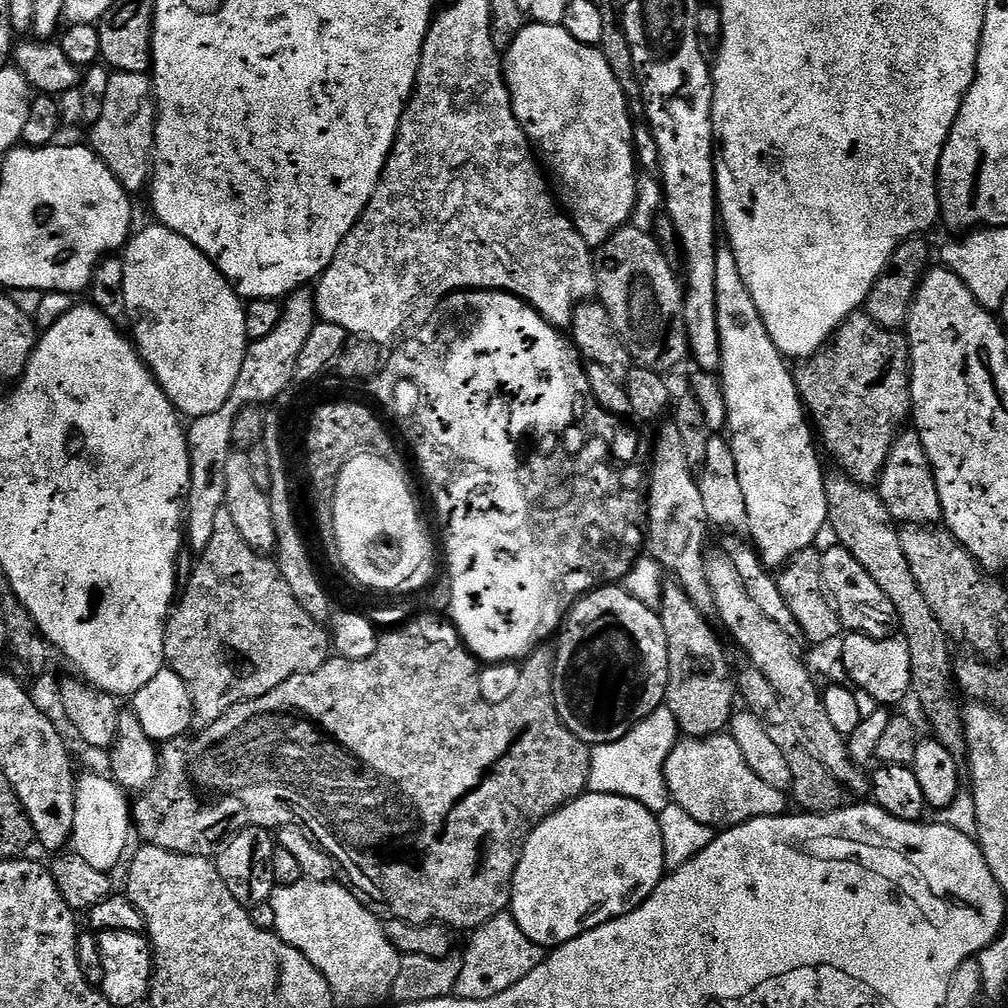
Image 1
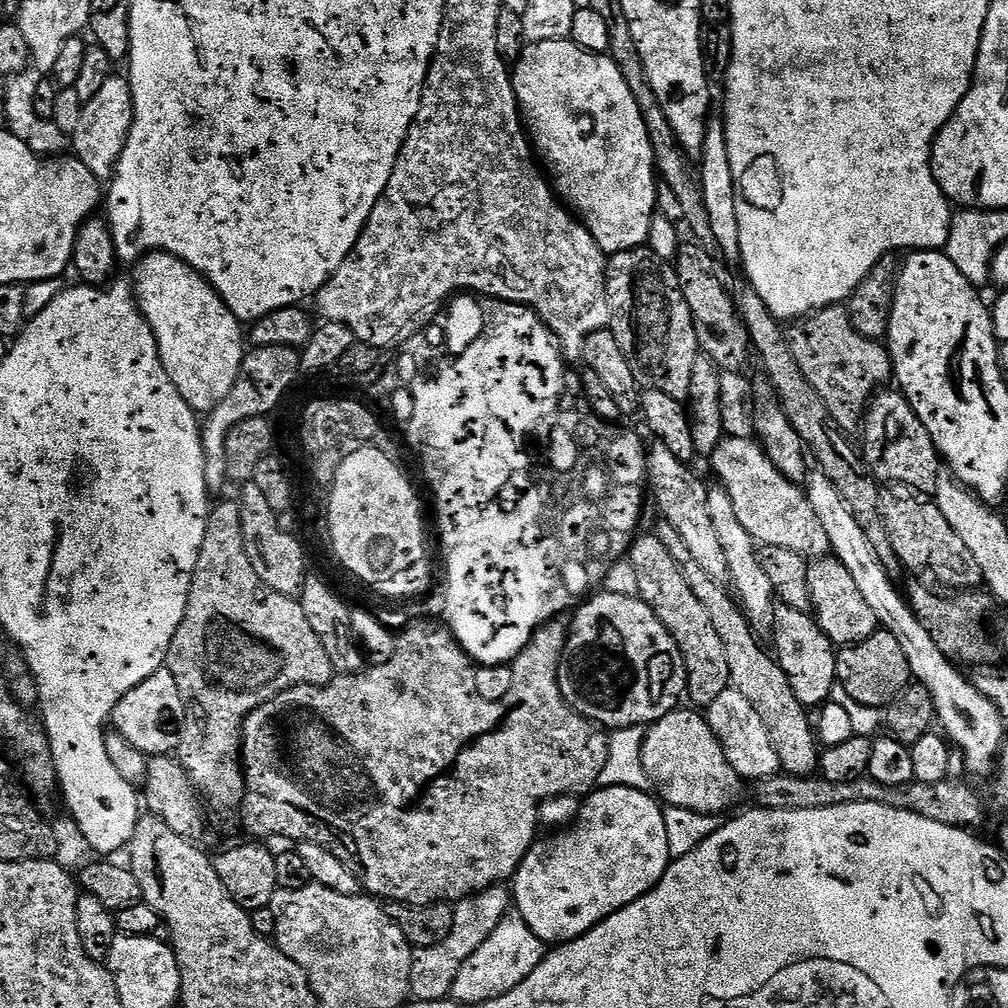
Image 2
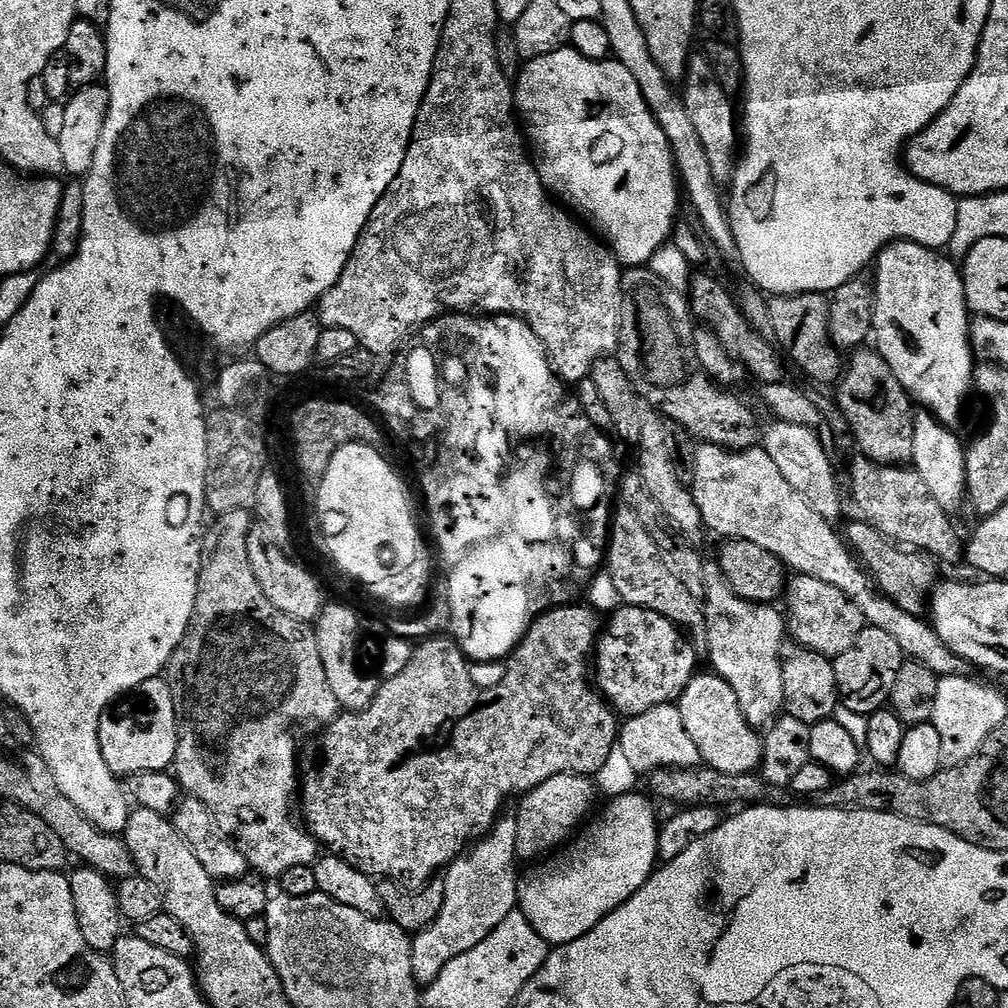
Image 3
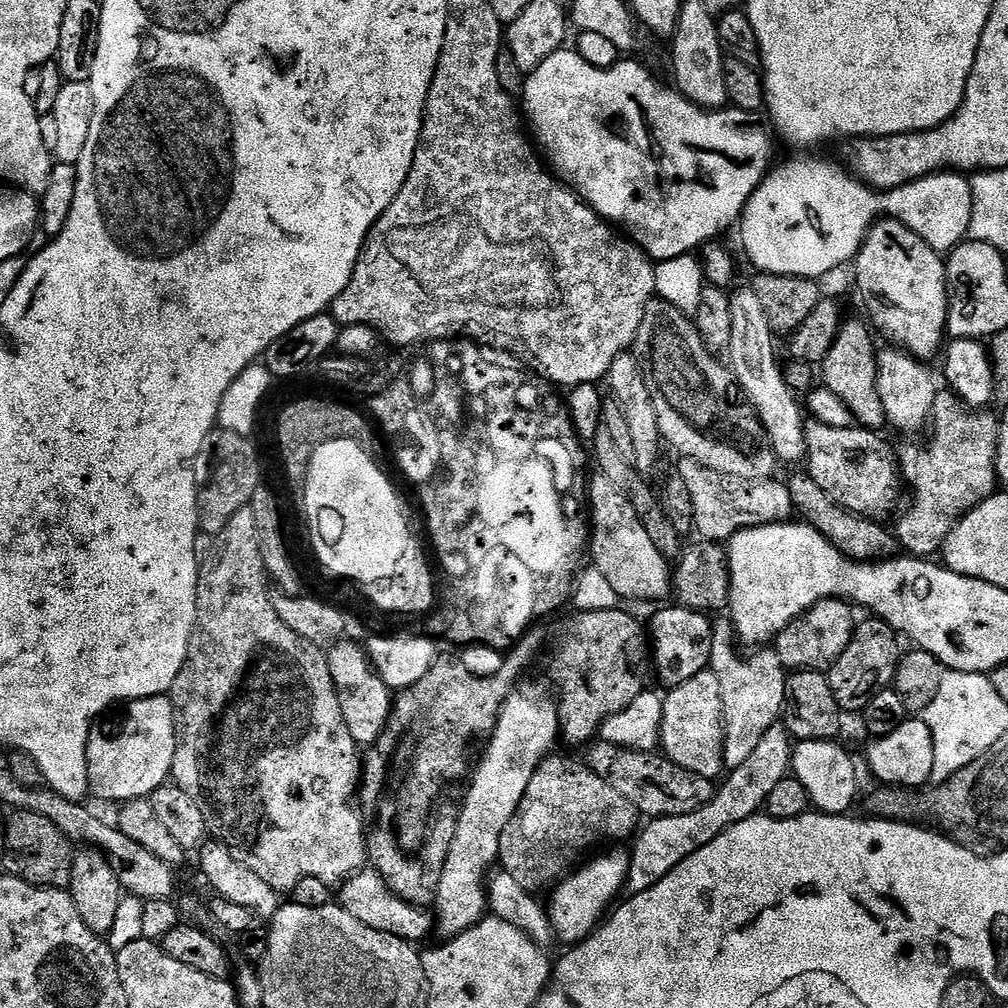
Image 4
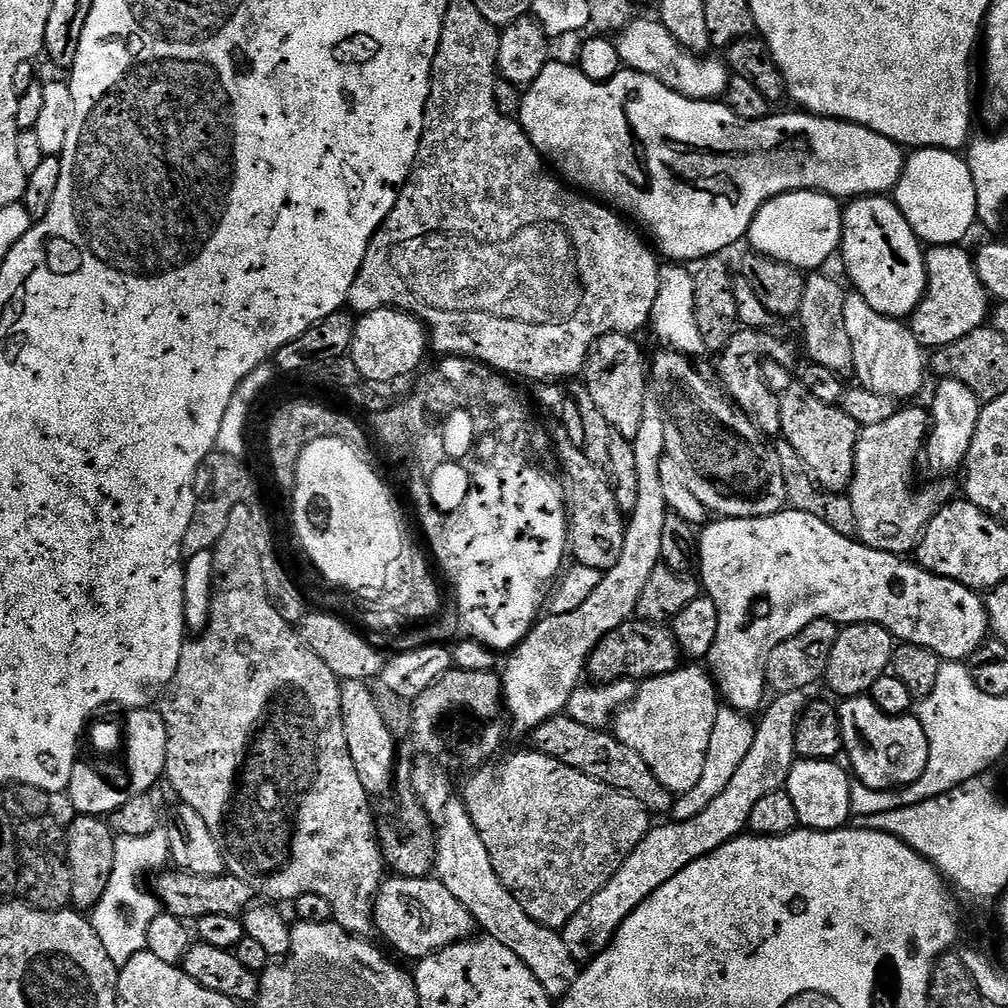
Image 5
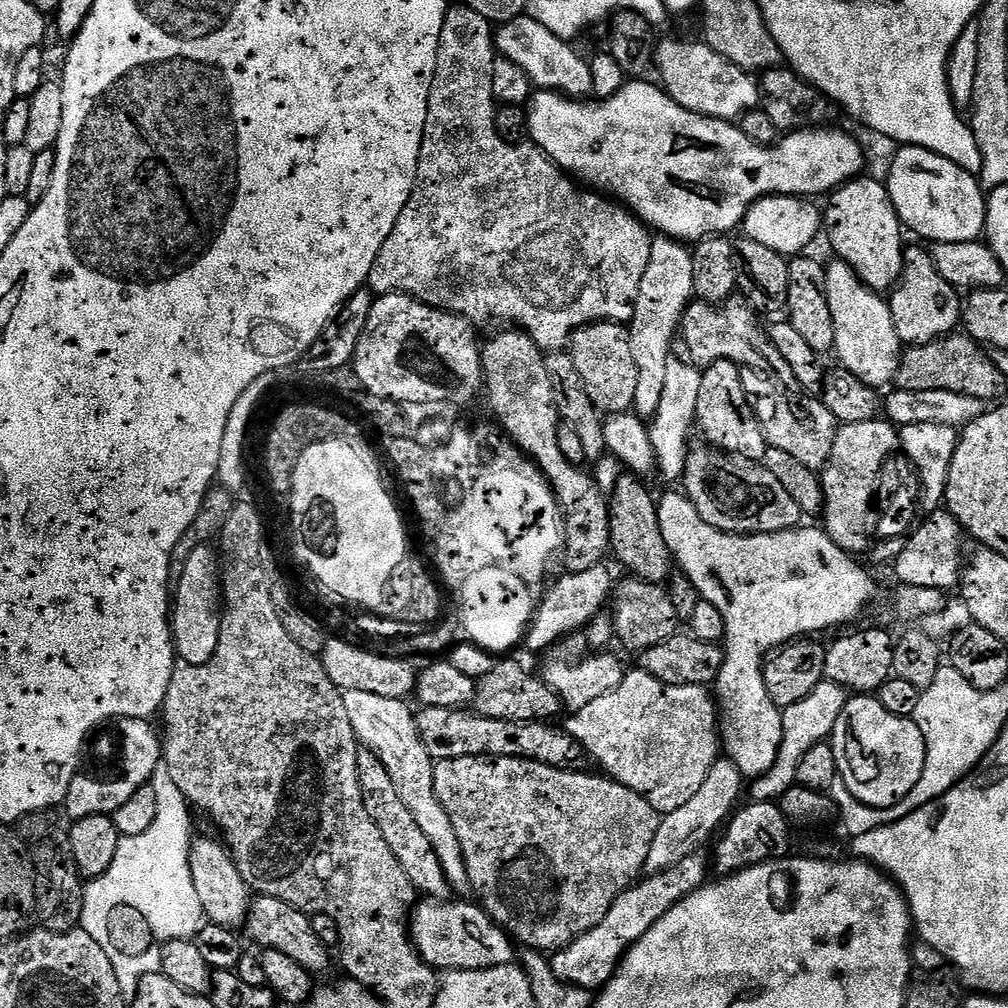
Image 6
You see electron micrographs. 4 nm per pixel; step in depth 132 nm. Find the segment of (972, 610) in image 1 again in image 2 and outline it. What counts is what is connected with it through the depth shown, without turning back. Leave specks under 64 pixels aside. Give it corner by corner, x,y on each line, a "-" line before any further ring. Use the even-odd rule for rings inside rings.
889,484
880,490
880,513
886,526
886,534
890,538
890,546
894,546
894,554
898,554
901,565
908,568
929,568
932,576
948,590
979,589
982,584
982,570
978,570
978,562
969,548
958,538
950,522
942,510
938,510
935,499
923,492
915,492
905,484

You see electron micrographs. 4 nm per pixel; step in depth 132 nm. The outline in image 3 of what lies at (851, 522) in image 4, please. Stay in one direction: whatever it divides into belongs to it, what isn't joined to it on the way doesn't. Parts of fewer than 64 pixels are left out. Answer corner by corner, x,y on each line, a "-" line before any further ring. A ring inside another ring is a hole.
854,520
854,523
844,530
844,537
878,589
908,614
921,617
922,610
924,608
925,611
939,581
939,563
927,552
900,547
895,541
886,539
880,531
874,530
861,520

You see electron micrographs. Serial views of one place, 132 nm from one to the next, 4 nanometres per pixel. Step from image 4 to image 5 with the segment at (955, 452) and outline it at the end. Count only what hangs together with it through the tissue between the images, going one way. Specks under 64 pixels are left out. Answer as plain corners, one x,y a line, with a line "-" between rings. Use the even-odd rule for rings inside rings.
901,407
894,418
878,422
878,426
860,429
854,454
854,474
846,489
853,504
858,539
874,550
907,557
915,553
926,526
935,518
941,507
953,499
948,484
936,484
933,488
912,489
912,475
916,472
916,459
921,459
930,431
930,416
920,408

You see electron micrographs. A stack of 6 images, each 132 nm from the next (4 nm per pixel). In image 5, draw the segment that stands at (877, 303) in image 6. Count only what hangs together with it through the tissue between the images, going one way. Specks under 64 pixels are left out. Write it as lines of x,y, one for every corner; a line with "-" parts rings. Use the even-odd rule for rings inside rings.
854,290
845,295
842,315
846,320
846,335
850,337
850,346
854,350
852,372
860,379
857,380
859,387
869,388
874,394
889,396
897,402
911,401
908,400
911,396
923,390
926,352
907,323
878,314
878,310

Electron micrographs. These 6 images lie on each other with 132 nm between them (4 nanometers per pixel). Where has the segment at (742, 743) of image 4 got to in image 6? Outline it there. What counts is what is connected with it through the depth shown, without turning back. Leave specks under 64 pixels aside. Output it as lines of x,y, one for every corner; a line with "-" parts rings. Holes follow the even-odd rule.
727,758
716,759
710,766
704,781
697,786
696,791
691,796
684,797
675,806
669,807
659,817
654,830
654,842
648,851
647,867
652,870
660,870
673,863
681,851
679,848
683,844
690,843
692,835
703,824
708,824
711,820
718,819
719,816
725,815
724,817
727,817
737,803
735,800
740,796
740,780
742,780
742,773
736,769
736,763
733,760

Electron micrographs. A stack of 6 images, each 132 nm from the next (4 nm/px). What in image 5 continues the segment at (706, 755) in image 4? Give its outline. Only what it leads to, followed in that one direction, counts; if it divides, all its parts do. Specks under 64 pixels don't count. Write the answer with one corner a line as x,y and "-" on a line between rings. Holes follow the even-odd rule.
681,666
662,676
649,676
637,687
635,698
614,717
615,736
635,750
642,762
654,770
654,778
673,794
691,790
702,778
710,730
714,730
714,718
721,710
711,675
703,667
692,667
696,668

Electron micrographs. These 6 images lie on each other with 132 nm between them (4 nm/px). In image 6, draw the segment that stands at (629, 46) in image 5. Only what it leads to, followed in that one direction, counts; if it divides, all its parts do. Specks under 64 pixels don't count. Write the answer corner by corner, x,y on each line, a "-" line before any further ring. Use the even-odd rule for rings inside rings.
664,40
655,45
654,68
660,71
659,83
669,98
694,114
719,120
739,121
744,113
761,103
760,85
753,73
734,66
722,54
703,42

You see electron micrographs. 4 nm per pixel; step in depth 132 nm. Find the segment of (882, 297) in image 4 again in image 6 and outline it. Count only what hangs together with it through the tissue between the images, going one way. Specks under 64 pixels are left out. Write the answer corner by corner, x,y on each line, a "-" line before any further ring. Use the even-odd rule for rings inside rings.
864,179
850,180
827,197
822,229
830,236
833,253
855,270
867,288
884,294
895,287
904,268
905,233
887,187
881,181

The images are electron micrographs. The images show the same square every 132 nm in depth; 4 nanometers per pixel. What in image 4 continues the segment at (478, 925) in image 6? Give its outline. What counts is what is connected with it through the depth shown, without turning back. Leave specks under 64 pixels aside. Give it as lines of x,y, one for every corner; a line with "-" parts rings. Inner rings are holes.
371,866
361,868
339,885
338,903
346,910
346,914
358,918
362,926
370,926
370,930
378,930
382,934
394,934
409,942
421,942
434,930
433,913
427,907
411,904
395,896
390,886
386,886
386,882

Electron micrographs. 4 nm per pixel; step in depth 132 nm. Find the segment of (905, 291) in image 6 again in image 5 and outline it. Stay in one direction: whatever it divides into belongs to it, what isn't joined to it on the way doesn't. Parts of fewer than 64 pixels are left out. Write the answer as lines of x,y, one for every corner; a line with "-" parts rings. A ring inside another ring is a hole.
937,244
927,249
924,265
928,285
918,307
912,311
910,327
921,348
935,350
966,338
974,330
985,327
990,316
990,297
978,278
976,261
964,246

